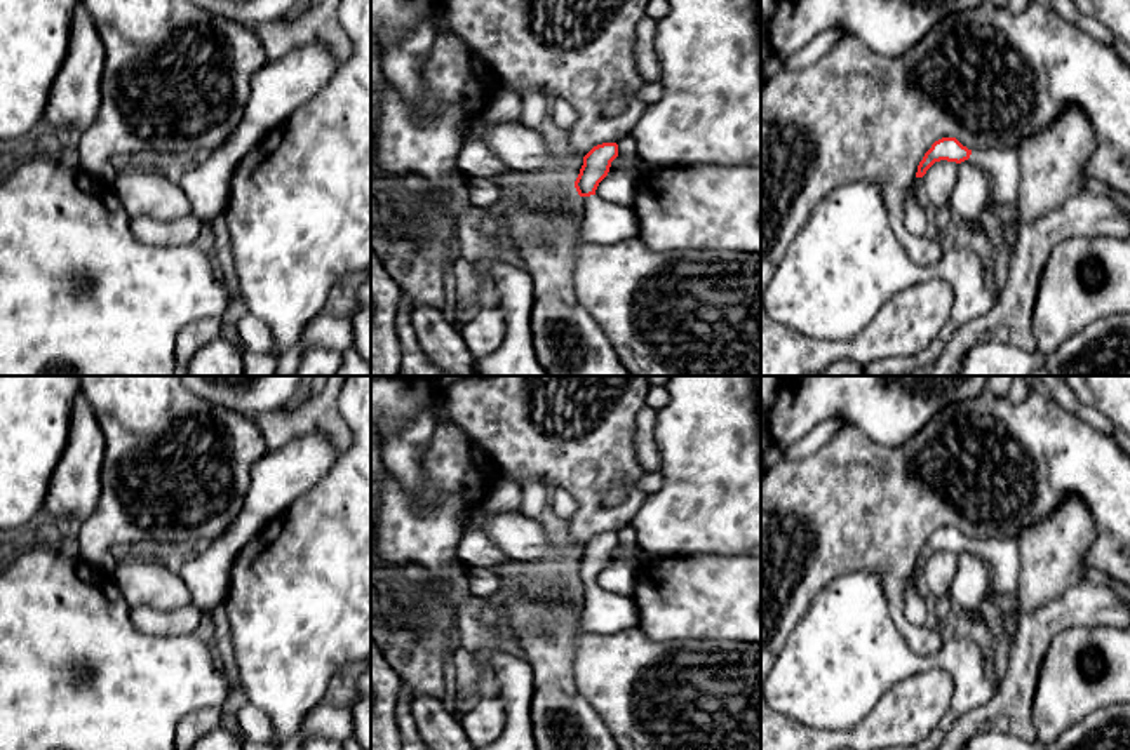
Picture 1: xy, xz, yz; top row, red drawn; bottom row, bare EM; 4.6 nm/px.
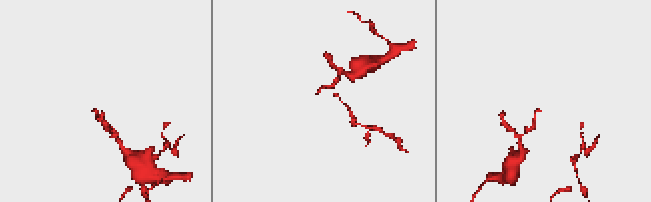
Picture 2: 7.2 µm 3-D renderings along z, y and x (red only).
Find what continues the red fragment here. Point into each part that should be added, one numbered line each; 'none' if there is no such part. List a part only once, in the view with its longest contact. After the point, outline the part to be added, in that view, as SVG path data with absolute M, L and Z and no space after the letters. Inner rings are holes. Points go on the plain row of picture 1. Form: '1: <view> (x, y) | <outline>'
1: xz (605, 611) | M597 585L583 586L583 628L587 633L616 633L637 628L639 613L632 597L613 593Z

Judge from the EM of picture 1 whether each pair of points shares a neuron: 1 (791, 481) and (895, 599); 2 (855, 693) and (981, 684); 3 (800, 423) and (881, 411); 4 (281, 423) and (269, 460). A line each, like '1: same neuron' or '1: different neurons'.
1: same neuron
2: same neuron
3: same neuron
4: different neurons

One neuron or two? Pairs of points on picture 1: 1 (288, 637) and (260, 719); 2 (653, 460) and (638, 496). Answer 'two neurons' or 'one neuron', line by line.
1: two neurons
2: two neurons

